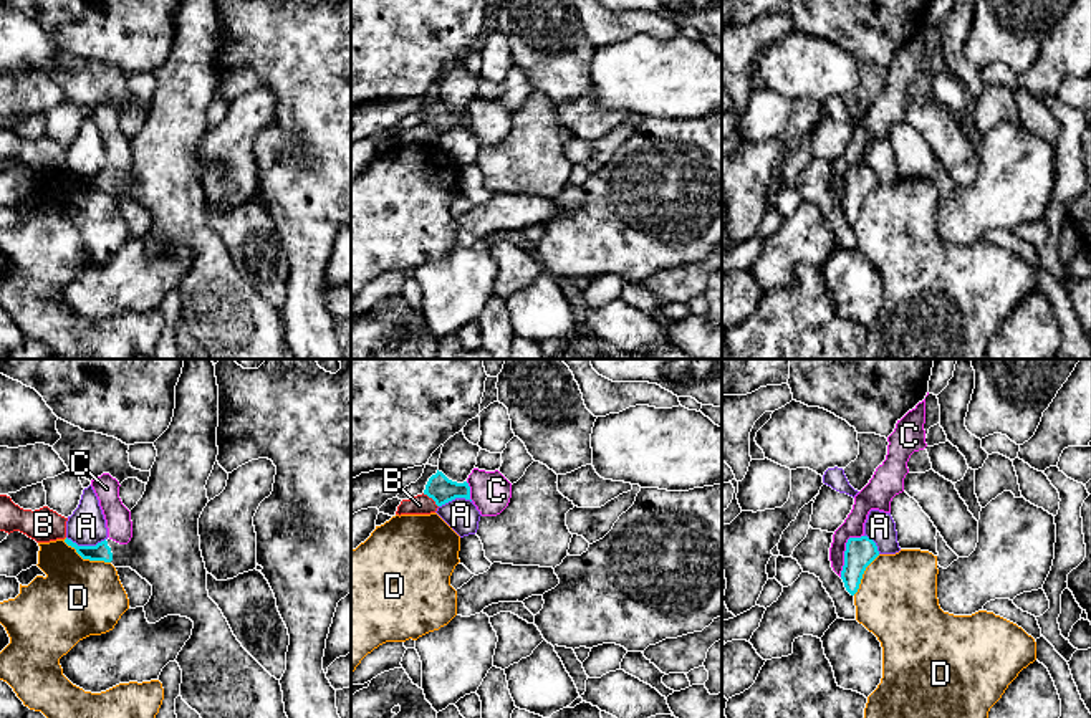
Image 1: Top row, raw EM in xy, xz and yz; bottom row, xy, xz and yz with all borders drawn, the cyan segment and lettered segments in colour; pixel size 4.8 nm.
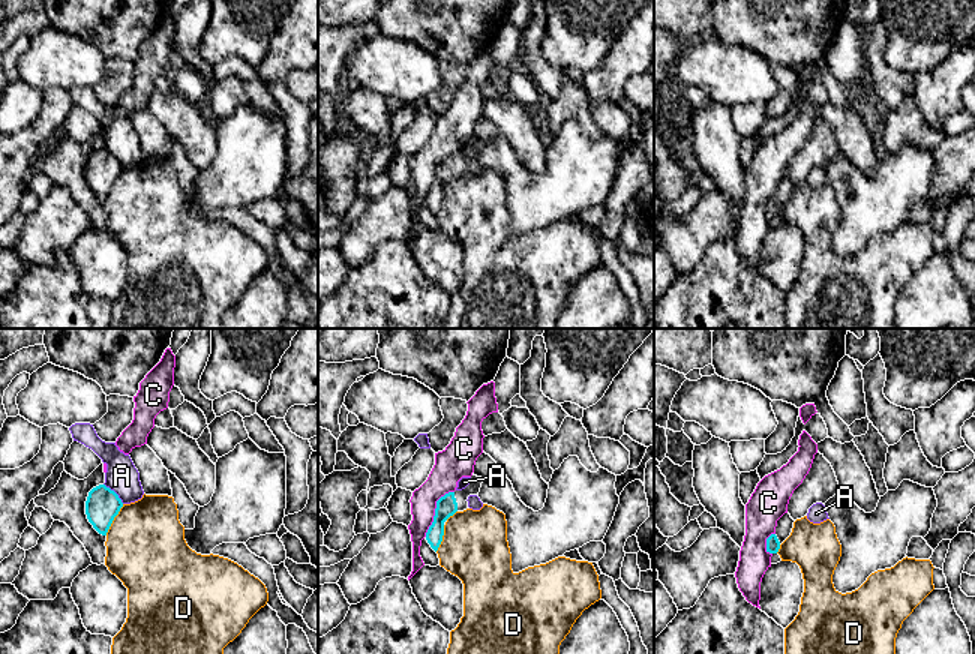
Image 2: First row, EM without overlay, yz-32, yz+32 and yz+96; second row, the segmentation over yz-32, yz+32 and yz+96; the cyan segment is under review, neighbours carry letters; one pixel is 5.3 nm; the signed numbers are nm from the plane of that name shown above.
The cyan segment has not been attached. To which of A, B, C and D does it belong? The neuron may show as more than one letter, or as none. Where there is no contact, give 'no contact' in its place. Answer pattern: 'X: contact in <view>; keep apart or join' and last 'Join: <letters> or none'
A: contact in xy; keep apart
B: contact in xz; keep apart
C: contact in yz; keep apart
D: contact in xy; keep apart
Join: none

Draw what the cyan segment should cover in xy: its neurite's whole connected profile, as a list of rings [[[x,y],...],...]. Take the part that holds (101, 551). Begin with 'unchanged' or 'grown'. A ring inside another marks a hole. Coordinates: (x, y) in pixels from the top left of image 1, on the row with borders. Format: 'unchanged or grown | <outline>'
grown | [[[184,359],[182,374],[180,374],[179,382],[175,385],[175,409],[174,409],[172,422],[171,422],[169,428],[154,442],[154,447],[157,450],[157,457],[156,457],[156,462],[151,468],[151,476],[149,476],[149,481],[146,485],[146,491],[144,491],[142,498],[137,501],[137,505],[131,510],[131,521],[132,521],[132,538],[131,538],[131,541],[127,544],[119,544],[119,543],[108,538],[108,539],[98,543],[96,546],[78,546],[76,543],[73,543],[71,539],[66,538],[65,543],[68,546],[74,548],[76,553],[83,559],[111,562],[114,567],[131,567],[142,579],[146,579],[152,586],[152,596],[151,596],[149,602],[144,606],[146,619],[147,619],[149,624],[156,624],[167,615],[180,615],[180,617],[187,617],[194,622],[192,635],[185,642],[182,650],[179,652],[175,662],[179,663],[179,667],[182,670],[180,696],[192,710],[195,710],[200,715],[200,718],[288,718],[286,713],[285,713],[283,692],[281,692],[280,680],[272,677],[242,647],[242,644],[233,635],[233,632],[232,632],[227,619],[223,617],[222,610],[209,597],[209,591],[207,591],[207,569],[205,569],[205,562],[204,562],[202,551],[200,551],[199,518],[200,518],[204,508],[209,503],[205,485],[207,485],[207,480],[209,480],[209,476],[214,470],[214,465],[215,465],[217,455],[219,455],[217,427],[219,427],[219,385],[217,385],[217,377],[215,377],[215,366],[210,359]]]

